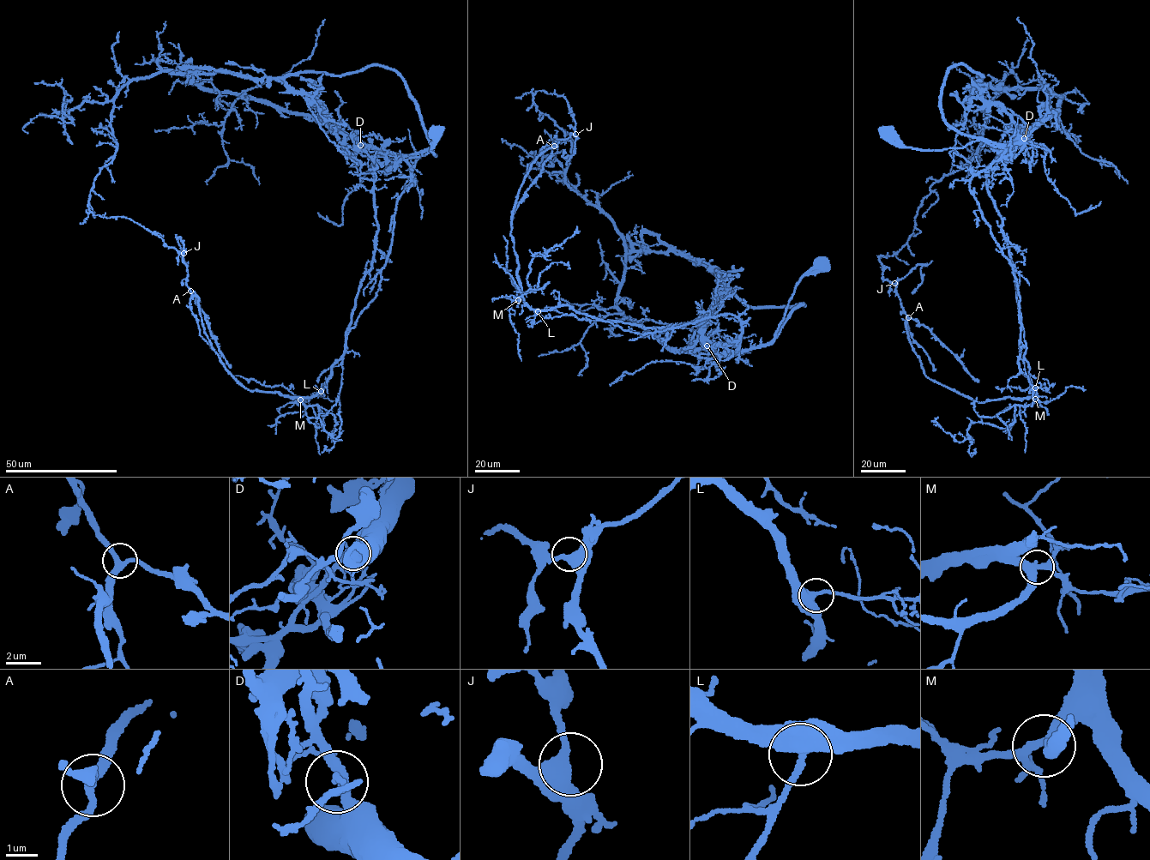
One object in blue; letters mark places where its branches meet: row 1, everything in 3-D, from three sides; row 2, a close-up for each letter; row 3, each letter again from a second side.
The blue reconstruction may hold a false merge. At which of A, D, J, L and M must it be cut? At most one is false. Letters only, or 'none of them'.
D

